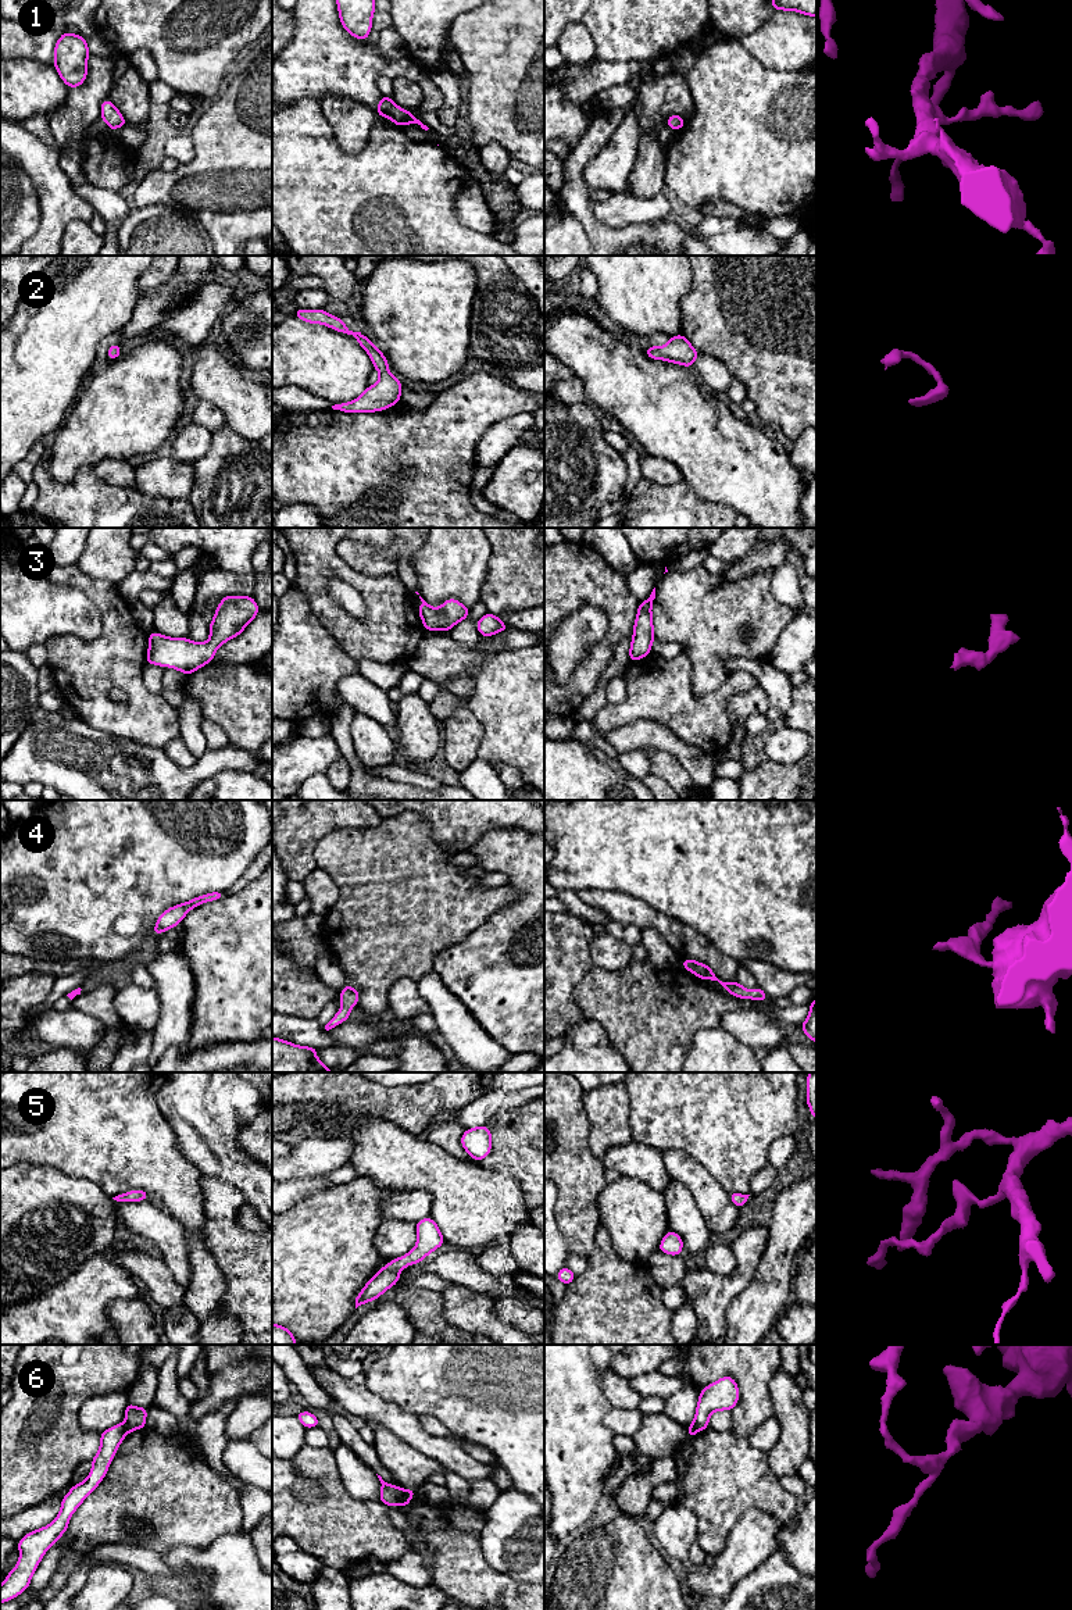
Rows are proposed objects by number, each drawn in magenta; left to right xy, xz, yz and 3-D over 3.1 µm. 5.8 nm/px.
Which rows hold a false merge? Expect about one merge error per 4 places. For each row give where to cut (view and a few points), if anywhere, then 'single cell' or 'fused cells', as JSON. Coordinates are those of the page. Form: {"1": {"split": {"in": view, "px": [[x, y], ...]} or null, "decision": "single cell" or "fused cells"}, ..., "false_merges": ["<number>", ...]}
{"1": {"split": null, "decision": "single cell"}, "2": {"split": null, "decision": "single cell"}, "3": {"split": null, "decision": "single cell"}, "4": {"split": null, "decision": "single cell"}, "5": {"split": null, "decision": "single cell"}, "6": {"split": {"in": "xz", "px": [[406, 1491], [397, 1503]]}, "decision": "fused cells"}, "false_merges": ["6"]}

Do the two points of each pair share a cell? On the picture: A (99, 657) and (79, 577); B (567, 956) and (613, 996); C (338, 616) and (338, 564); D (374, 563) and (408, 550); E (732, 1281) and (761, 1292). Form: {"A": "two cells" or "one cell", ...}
{"A": "one cell", "B": "two cells", "C": "one cell", "D": "one cell", "E": "two cells"}

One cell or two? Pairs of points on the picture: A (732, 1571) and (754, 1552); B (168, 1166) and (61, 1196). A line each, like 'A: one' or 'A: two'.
A: one
B: two

